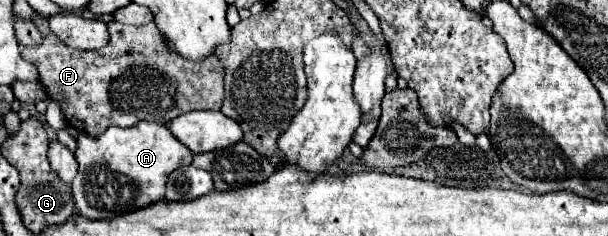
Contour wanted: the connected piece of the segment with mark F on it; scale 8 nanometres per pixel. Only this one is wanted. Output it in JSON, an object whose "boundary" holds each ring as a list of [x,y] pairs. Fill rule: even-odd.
{"boundary":[[[112,20],[108,22],[108,32],[110,42],[100,50],[84,50],[84,52],[72,50],[66,44],[62,44],[54,34],[48,34],[40,46],[22,48],[20,52],[26,62],[36,66],[48,96],[52,96],[60,104],[66,122],[72,128],[90,136],[100,136],[110,126],[130,128],[140,120],[168,124],[184,112],[220,110],[224,98],[224,84],[222,84],[224,74],[222,64],[214,54],[202,62],[190,62],[188,58],[178,56],[168,48],[168,42],[160,36],[154,22],[146,26],[128,26]]]}

